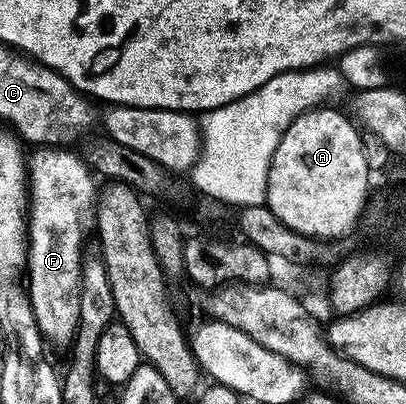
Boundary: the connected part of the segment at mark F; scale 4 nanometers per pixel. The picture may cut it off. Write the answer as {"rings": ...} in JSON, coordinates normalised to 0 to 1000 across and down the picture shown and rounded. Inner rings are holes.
{"rings":[[[96,364],[84,371],[86,381],[74,381],[71,396],[64,401],[67,436],[71,441],[71,550],[67,557],[67,661],[62,668],[62,723],[71,738],[71,757],[76,772],[89,780],[91,809],[99,812],[99,829],[106,832],[108,847],[118,856],[158,854],[172,856],[185,839],[185,822],[192,819],[192,782],[200,772],[200,696],[202,696],[202,651],[207,639],[207,614],[197,609],[204,601],[204,535],[217,535],[219,520],[227,515],[229,500],[239,488],[236,441],[229,436],[227,421],[214,416],[214,401],[192,376],[172,374],[165,364]]]}

